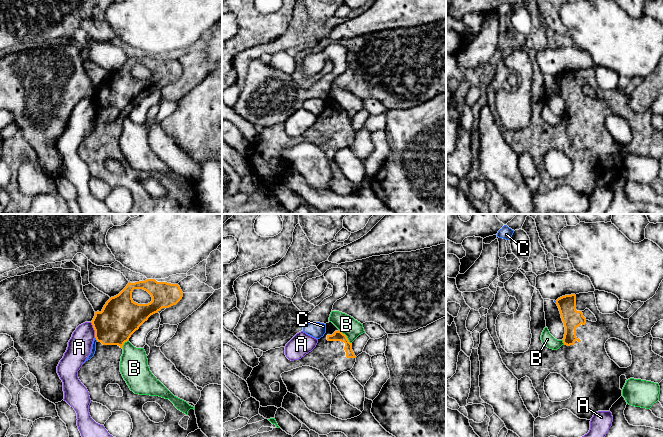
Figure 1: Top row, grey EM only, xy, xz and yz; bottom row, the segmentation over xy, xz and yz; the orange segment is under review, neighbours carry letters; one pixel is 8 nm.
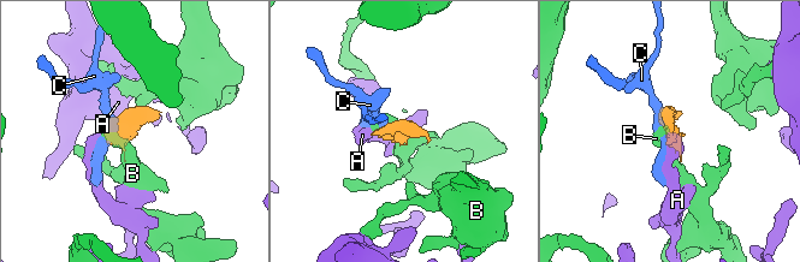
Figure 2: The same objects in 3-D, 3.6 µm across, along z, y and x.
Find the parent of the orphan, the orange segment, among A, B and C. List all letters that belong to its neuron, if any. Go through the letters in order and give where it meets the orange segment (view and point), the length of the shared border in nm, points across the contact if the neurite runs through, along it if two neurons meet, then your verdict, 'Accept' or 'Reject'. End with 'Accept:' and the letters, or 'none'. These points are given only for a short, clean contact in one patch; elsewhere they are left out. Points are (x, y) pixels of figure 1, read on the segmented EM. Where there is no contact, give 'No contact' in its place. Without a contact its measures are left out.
A: Touches orange at xy (94, 329). Shared border 130 nm. Boundary: xy (90, 322), (95, 337). Reject
B: Touches orange at xz (346, 337). Shared border 140 nm. Reject
C: Touches orange at xy (96, 339). Shared border 40 nm. Boundary: xy (95, 337), (97, 340). Reject
Accept: none

